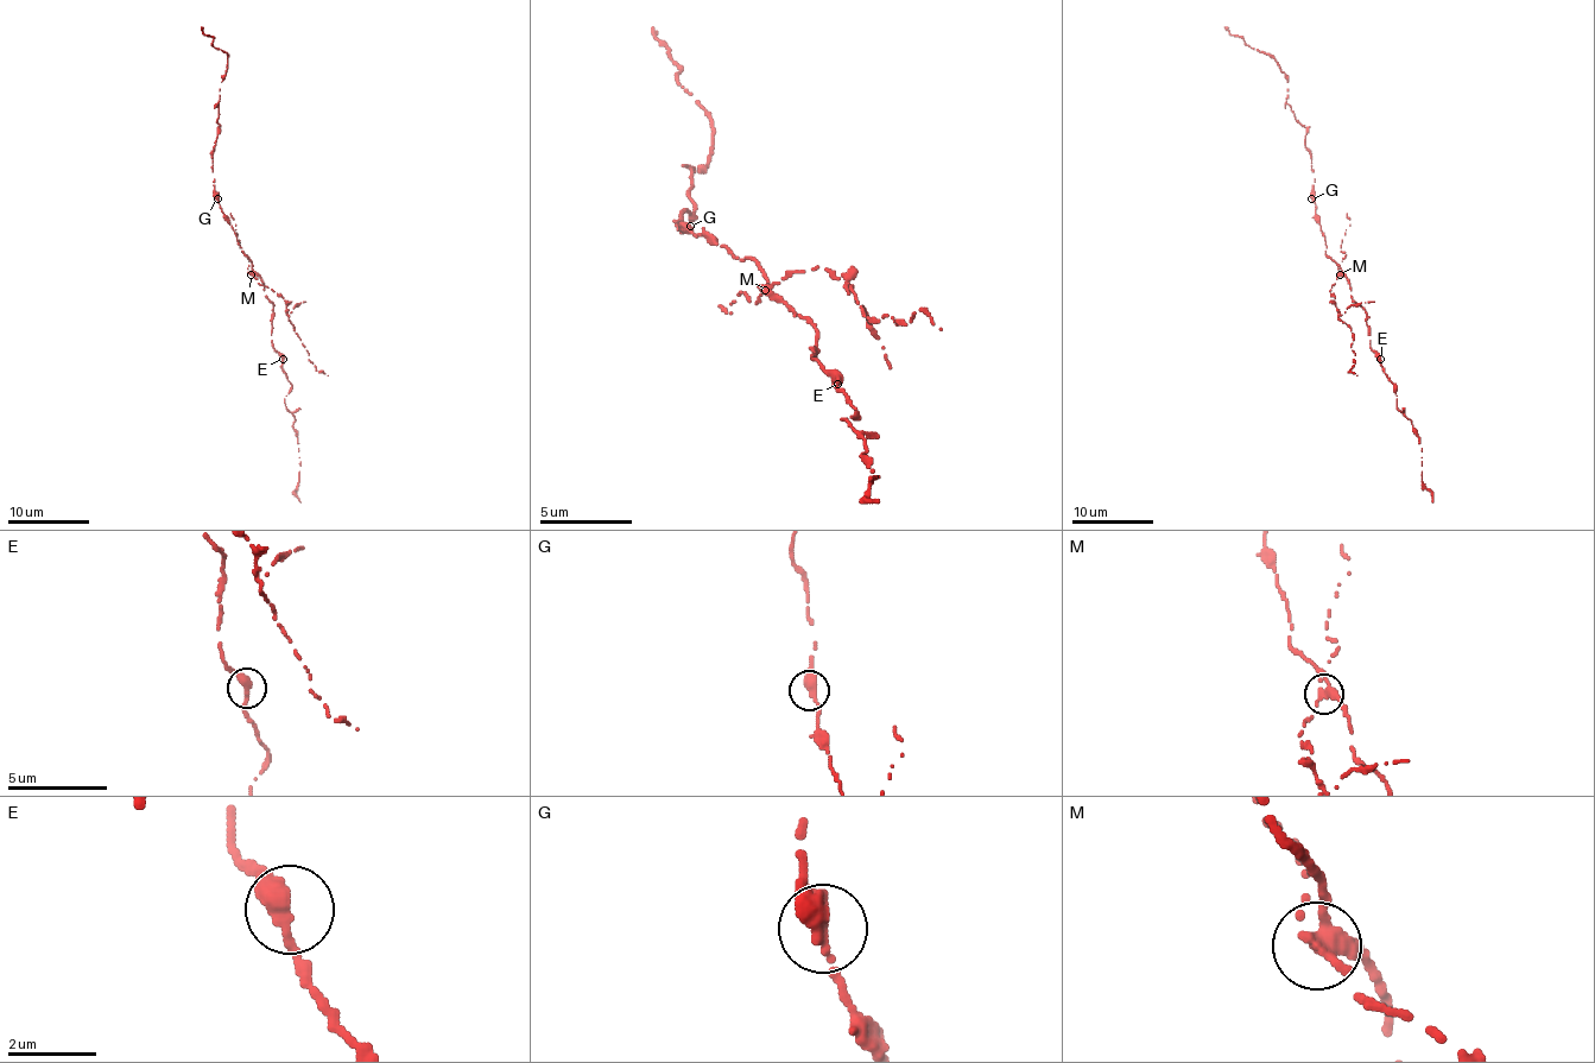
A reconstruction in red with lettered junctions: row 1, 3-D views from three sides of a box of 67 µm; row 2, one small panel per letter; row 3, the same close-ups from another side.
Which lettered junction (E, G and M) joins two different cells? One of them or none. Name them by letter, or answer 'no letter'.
M

